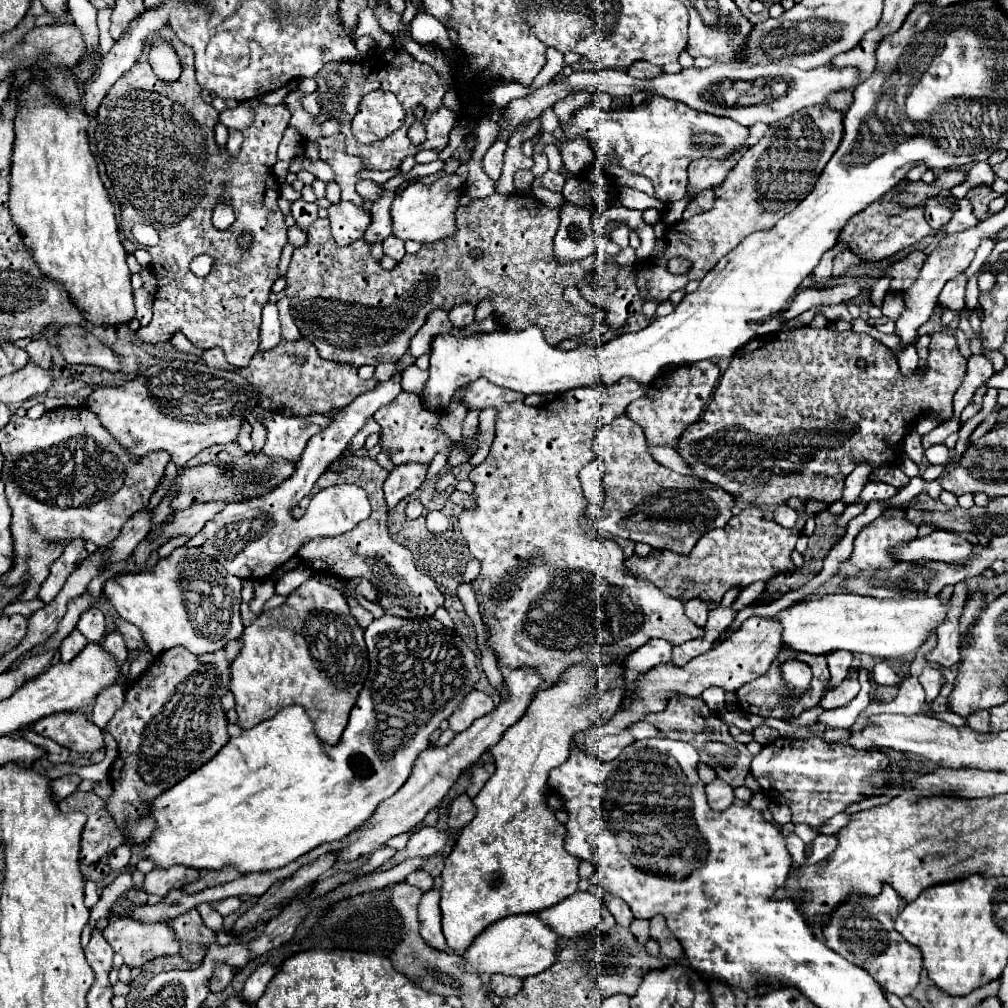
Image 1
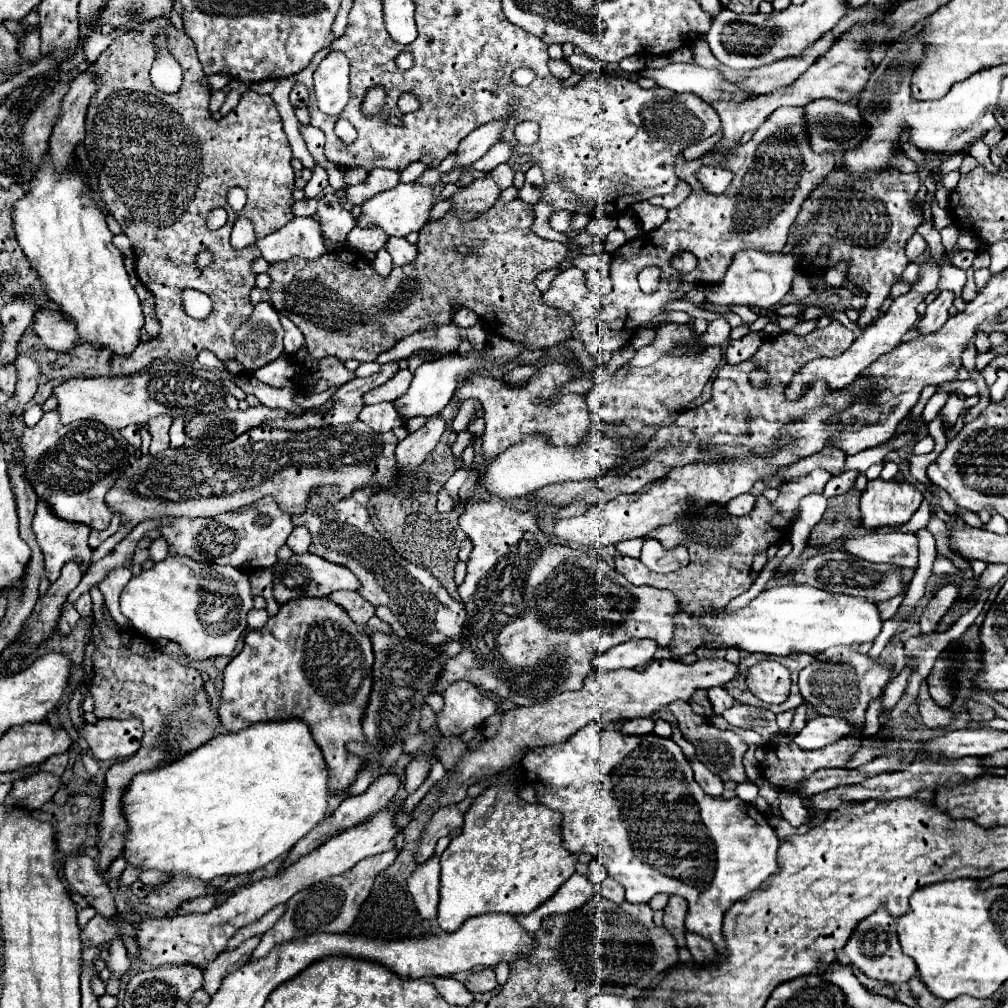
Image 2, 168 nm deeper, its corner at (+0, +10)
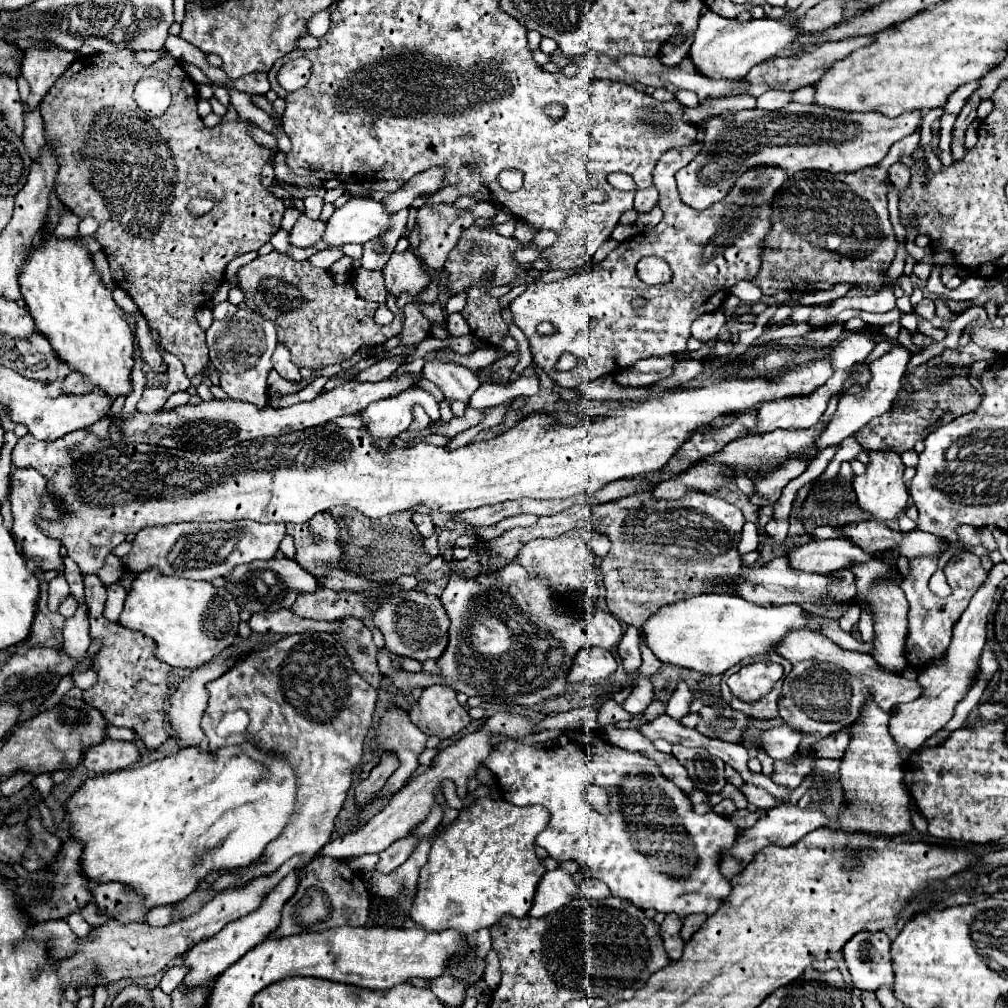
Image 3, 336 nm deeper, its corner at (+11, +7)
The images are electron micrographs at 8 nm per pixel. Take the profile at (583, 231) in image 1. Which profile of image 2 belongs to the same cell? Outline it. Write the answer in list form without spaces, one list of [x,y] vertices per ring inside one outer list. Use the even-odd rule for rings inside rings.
[[[560,210],[560,212],[554,212],[548,222],[550,222],[550,228],[554,228],[554,230],[558,230],[558,232],[564,232],[564,234],[570,234],[570,232],[572,232],[570,220],[572,220],[572,214]]]

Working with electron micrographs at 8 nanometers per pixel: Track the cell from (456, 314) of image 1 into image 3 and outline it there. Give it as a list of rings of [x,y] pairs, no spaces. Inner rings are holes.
[[[451,313],[447,317],[447,331],[451,335],[467,335],[469,333],[469,325],[465,323],[465,319],[461,317],[461,313]]]

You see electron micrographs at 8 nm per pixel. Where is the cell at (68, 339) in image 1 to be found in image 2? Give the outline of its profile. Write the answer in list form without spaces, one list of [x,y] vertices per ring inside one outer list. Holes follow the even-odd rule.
[[[40,308],[34,314],[32,334],[36,334],[48,348],[60,352],[70,350],[78,340],[74,324],[66,320],[60,310],[54,308]]]

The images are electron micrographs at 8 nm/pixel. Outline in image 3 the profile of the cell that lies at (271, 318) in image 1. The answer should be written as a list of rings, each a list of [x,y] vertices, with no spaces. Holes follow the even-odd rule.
[[[245,307],[239,309],[231,319],[213,321],[213,325],[207,329],[207,343],[211,363],[219,369],[221,375],[221,389],[231,399],[249,401],[257,407],[265,407],[269,403],[267,375],[273,369],[271,355],[277,345],[277,327]]]

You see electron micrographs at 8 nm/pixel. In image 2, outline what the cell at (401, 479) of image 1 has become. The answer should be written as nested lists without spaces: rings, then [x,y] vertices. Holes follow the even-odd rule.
[[[432,416],[426,420],[422,428],[418,428],[408,438],[404,438],[396,448],[396,460],[400,468],[408,472],[416,470],[438,444],[444,428],[446,422],[442,420],[442,416]]]

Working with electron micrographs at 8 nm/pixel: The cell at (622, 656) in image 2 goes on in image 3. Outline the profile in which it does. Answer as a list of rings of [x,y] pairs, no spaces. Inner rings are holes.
[[[587,647],[581,649],[573,661],[569,671],[569,683],[603,683],[603,679],[611,677],[619,667],[619,657],[601,647]]]

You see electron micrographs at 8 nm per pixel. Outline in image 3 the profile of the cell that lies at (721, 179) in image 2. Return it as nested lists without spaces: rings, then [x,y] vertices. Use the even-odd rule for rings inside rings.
[[[789,103],[789,107],[777,111],[761,111],[761,109],[739,111],[733,115],[733,119],[713,117],[705,127],[705,147],[689,165],[679,169],[675,175],[677,189],[681,191],[683,203],[689,203],[689,207],[695,209],[705,209],[711,203],[717,203],[725,197],[725,193],[735,183],[737,175],[741,175],[741,171],[747,171],[749,167],[755,165],[785,167],[785,171],[789,171],[791,175],[805,169],[821,169],[829,173],[859,171],[863,167],[877,165],[887,155],[891,143],[911,135],[917,129],[919,121],[921,121],[919,111],[909,111],[895,119],[889,119],[881,113],[847,113],[821,105],[801,105],[801,103]]]

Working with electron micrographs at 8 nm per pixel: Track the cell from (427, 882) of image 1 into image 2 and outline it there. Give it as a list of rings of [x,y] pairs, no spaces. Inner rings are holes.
[[[454,804],[436,810],[432,814],[430,822],[426,824],[426,830],[424,830],[422,838],[418,840],[418,846],[416,846],[416,862],[418,864],[426,862],[434,854],[436,842],[442,836],[448,836],[454,828],[460,828],[462,822],[464,822],[464,814],[458,812],[458,808]]]

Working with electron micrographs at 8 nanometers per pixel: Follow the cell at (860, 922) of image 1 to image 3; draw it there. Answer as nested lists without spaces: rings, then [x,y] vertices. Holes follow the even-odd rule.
[[[859,931],[845,943],[843,959],[851,973],[853,985],[865,991],[877,991],[881,985],[893,985],[889,955],[891,937],[885,931]]]

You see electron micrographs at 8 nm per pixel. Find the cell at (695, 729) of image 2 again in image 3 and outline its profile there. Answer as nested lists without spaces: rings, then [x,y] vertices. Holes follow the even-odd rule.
[[[673,745],[673,755],[681,765],[687,767],[689,775],[693,775],[693,781],[697,783],[697,789],[703,789],[707,793],[719,793],[725,785],[725,773],[723,773],[723,761],[713,755],[699,755],[693,749],[687,749],[683,745]]]

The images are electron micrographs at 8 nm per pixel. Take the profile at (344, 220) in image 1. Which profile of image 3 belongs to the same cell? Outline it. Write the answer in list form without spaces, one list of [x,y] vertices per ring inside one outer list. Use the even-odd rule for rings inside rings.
[[[301,215],[299,221],[291,229],[291,243],[295,247],[311,247],[321,241],[325,227],[327,227],[325,221],[309,219],[307,215]]]

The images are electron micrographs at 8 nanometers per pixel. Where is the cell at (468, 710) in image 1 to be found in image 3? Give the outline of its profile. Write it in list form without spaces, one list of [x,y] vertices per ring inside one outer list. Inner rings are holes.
[[[447,685],[423,689],[423,695],[409,711],[409,717],[421,731],[441,739],[453,737],[471,721],[467,709],[459,705],[455,691]]]

